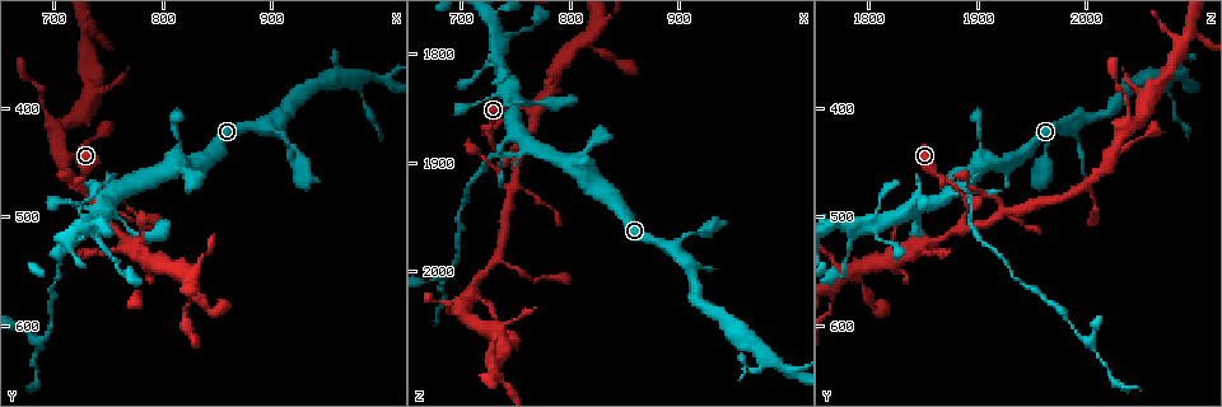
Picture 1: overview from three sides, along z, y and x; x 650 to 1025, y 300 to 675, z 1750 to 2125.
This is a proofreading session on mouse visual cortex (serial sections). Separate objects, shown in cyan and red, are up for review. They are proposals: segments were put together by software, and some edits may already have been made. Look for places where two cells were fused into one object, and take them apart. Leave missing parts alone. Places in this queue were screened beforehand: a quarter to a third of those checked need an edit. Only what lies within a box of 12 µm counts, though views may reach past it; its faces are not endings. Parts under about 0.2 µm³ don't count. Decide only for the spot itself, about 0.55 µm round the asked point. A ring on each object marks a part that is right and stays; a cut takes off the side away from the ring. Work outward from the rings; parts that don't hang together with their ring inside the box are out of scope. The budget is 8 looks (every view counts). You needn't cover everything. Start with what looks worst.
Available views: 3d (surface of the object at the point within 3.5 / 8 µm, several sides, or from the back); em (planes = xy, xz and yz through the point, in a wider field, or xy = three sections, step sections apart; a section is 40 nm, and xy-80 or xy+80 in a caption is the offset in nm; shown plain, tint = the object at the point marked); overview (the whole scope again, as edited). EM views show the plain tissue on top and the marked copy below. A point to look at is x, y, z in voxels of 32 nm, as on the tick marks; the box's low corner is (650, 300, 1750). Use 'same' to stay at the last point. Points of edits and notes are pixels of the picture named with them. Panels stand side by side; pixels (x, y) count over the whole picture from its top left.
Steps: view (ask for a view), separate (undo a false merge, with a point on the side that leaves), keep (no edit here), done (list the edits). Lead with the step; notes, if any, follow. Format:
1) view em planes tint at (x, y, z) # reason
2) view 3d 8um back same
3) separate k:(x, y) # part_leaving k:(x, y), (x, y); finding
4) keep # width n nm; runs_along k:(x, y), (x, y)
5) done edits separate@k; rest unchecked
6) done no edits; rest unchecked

view 3d 3.5um at (764, 472, 1884) # sudden change in width

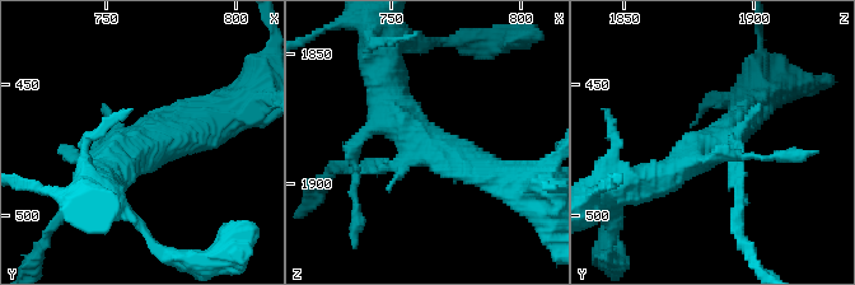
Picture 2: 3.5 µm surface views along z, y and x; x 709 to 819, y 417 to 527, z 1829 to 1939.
view em xy step 1 tint at (762, 470, 1886)

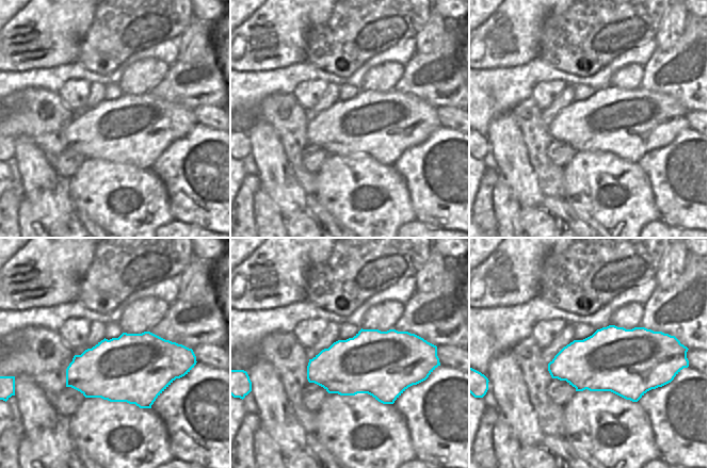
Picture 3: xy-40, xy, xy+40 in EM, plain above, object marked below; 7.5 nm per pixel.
separate 2:(739, 171) # border 3:(327, 349), (328, 375), (319, 382); two cells meet here

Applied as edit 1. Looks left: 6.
view overview

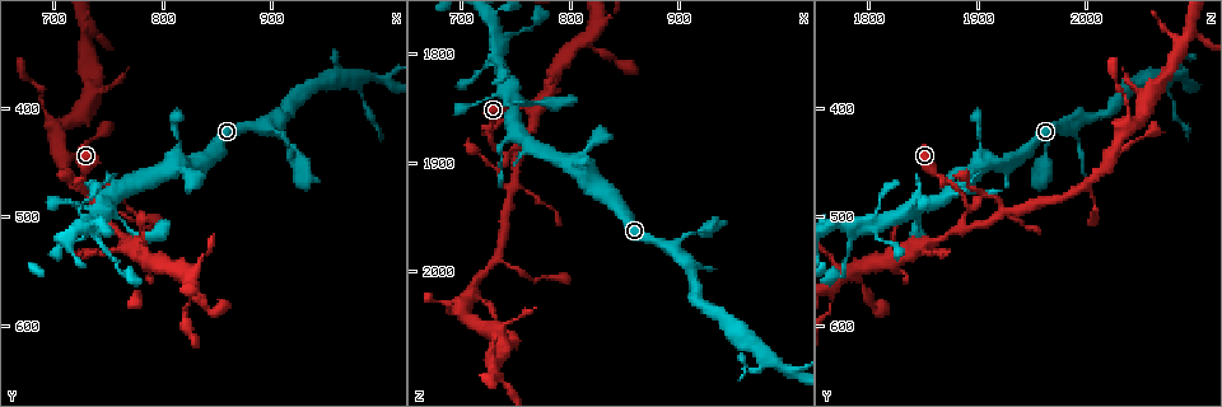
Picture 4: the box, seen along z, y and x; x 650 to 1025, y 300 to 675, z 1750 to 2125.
view 3d 3.5um at (1006, 374, 2094) # three-way junction

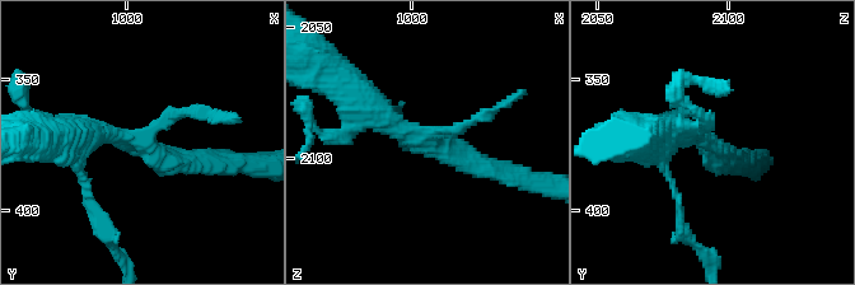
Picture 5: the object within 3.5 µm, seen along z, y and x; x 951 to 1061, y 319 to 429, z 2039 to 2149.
view em xy step 1 tint at (1004, 373, 2092) # need the tissue

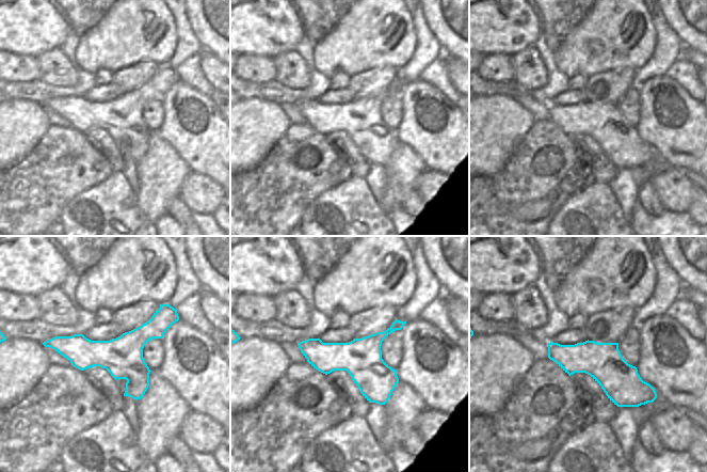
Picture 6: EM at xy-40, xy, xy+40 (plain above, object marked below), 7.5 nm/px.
keep # width 300 nm; runs_along 6:(170, 317), (126, 349), (47, 344); continuous, no second cell

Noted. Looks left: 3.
view 3d 3.5um at (768, 522, 1858) # thick turns thin

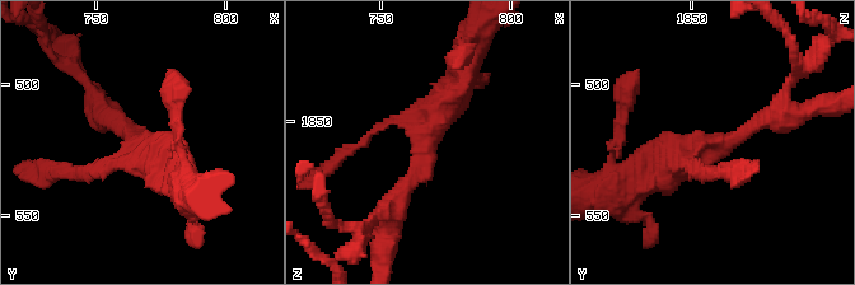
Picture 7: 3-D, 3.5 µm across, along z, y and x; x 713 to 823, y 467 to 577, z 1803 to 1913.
view em xy step 1 tint at (769, 522, 1856) # need the tissue

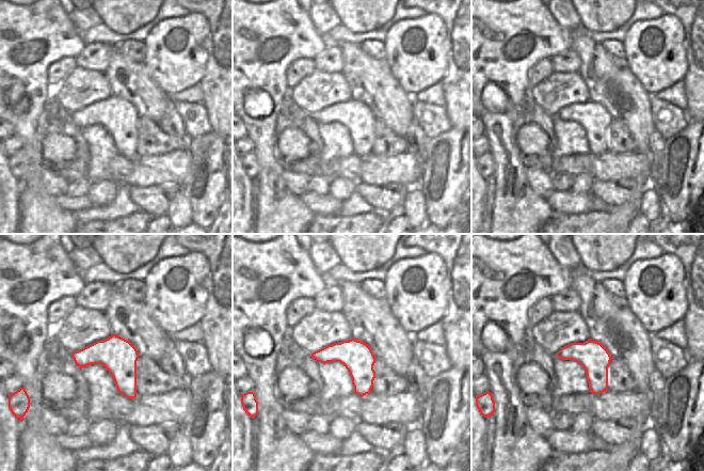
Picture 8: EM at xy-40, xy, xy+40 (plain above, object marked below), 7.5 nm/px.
keep # runs_along 7:(395, 201), (462, 78); all the same cell

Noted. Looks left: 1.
done edits separate@2; rest unchecked

